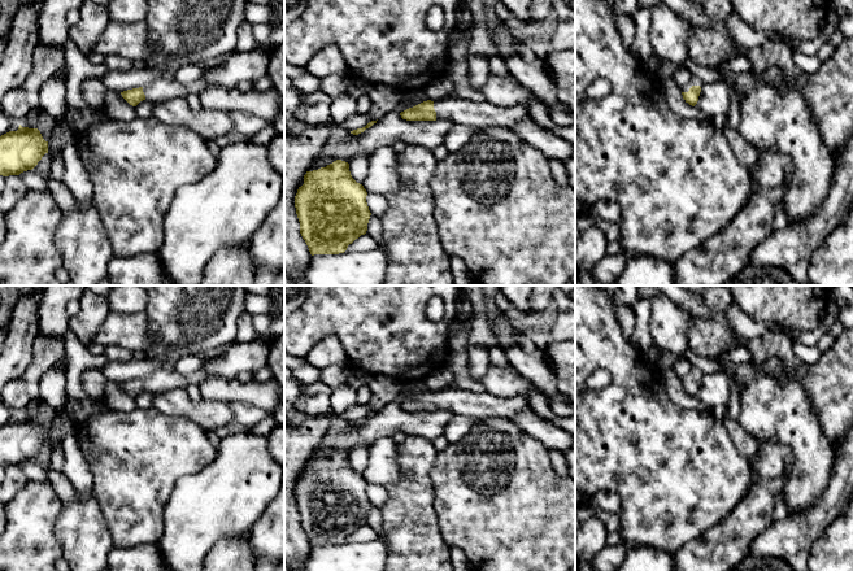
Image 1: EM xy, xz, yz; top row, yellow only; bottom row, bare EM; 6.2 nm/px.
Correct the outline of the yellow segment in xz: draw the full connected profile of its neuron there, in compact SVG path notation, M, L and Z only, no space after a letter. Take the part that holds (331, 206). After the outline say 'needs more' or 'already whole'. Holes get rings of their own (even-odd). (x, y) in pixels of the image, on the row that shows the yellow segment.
M336 160L326 167L306 171L304 175L304 184L299 187L295 196L295 208L300 222L300 234L312 256L344 253L349 244L352 244L361 235L366 234L367 223L371 215L366 202L366 196L366 189L352 178L349 164L345 161Z; already whole

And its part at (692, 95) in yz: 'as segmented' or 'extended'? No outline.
extended

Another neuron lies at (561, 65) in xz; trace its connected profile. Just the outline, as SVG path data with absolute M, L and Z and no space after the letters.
M575 47L553 52L544 60L557 87L557 99L575 113Z

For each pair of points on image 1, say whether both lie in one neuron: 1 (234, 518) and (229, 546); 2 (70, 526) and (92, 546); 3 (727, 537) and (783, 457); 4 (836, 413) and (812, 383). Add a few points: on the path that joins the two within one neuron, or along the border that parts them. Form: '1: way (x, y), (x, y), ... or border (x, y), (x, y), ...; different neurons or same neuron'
1: border (247, 534), (239, 537), (221, 539), (205, 556); different neurons
2: way (74, 531), (87, 541); same neuron
3: way (747, 518), (757, 508), (770, 476); same neuron
4: way (834, 405), (819, 391); same neuron

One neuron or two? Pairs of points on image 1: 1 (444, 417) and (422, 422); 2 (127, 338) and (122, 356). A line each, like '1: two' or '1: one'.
1: one
2: two

